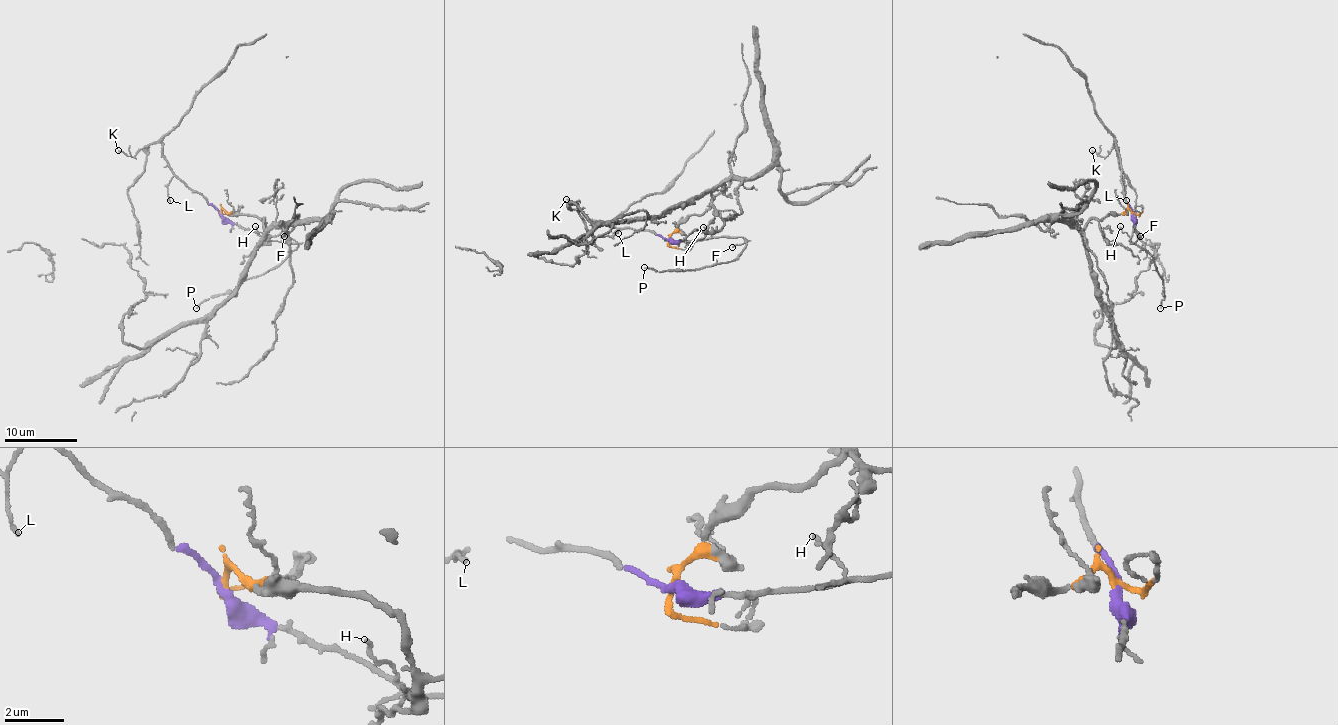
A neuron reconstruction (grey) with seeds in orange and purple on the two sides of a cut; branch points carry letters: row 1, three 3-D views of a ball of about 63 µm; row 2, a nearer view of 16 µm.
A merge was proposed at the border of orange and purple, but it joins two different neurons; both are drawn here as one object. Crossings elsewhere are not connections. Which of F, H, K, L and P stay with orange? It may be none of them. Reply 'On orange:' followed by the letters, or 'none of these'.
On orange: none of these

